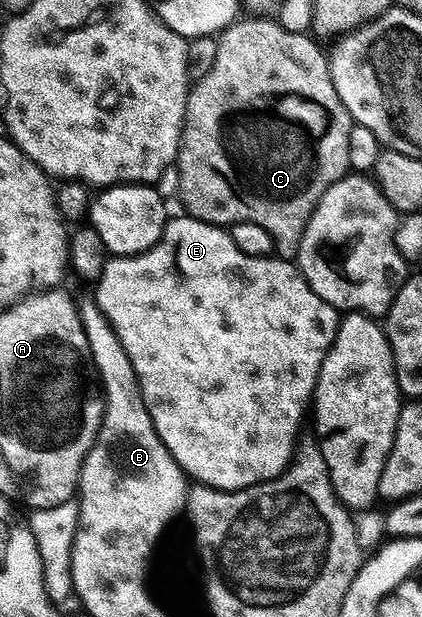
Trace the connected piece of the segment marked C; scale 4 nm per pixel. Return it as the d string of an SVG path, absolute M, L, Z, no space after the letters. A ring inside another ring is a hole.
M237 19L219 34L213 66L189 88L184 112L184 130L180 132L180 151L174 162L174 173L176 169L176 177L180 180L180 201L184 204L183 212L187 216L197 217L199 221L221 227L230 227L234 223L258 223L258 227L269 233L275 256L292 259L300 250L300 240L306 231L310 215L316 210L316 204L331 185L338 183L349 172L350 133L354 122L342 99L338 99L338 91L334 91L329 54L323 53L315 45L317 42L308 33L286 31L276 19L252 20L256 21Z

